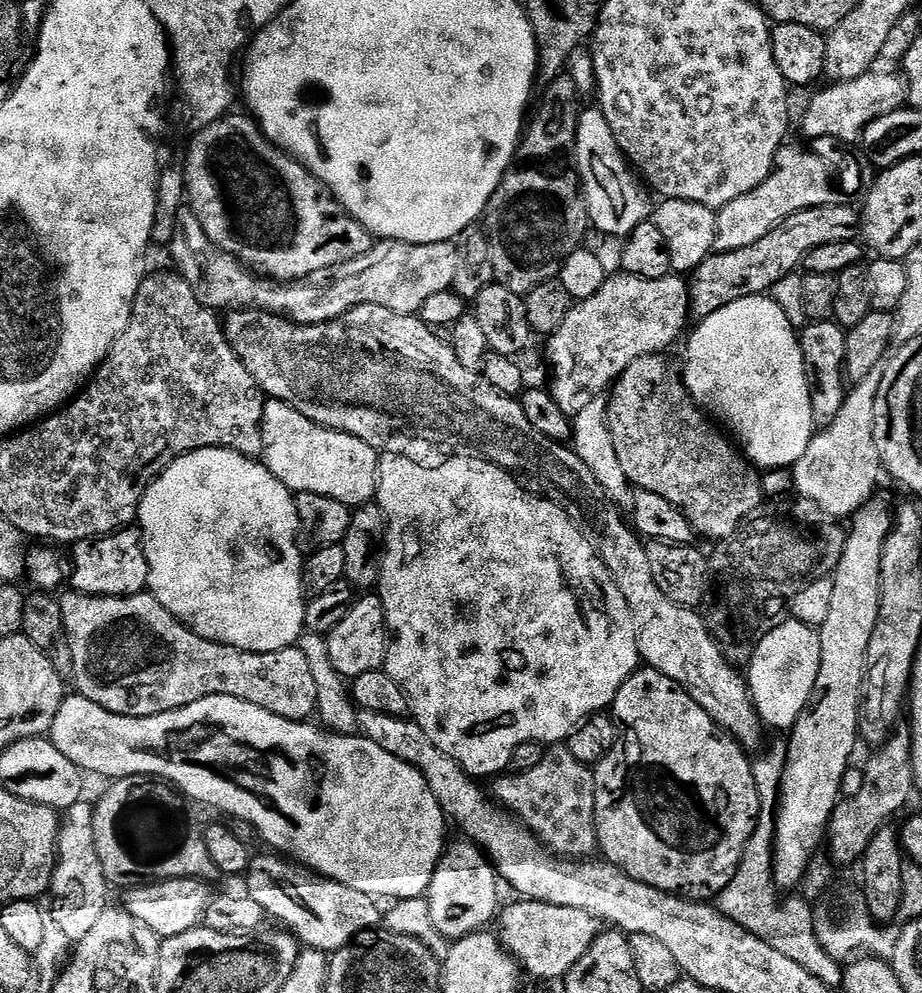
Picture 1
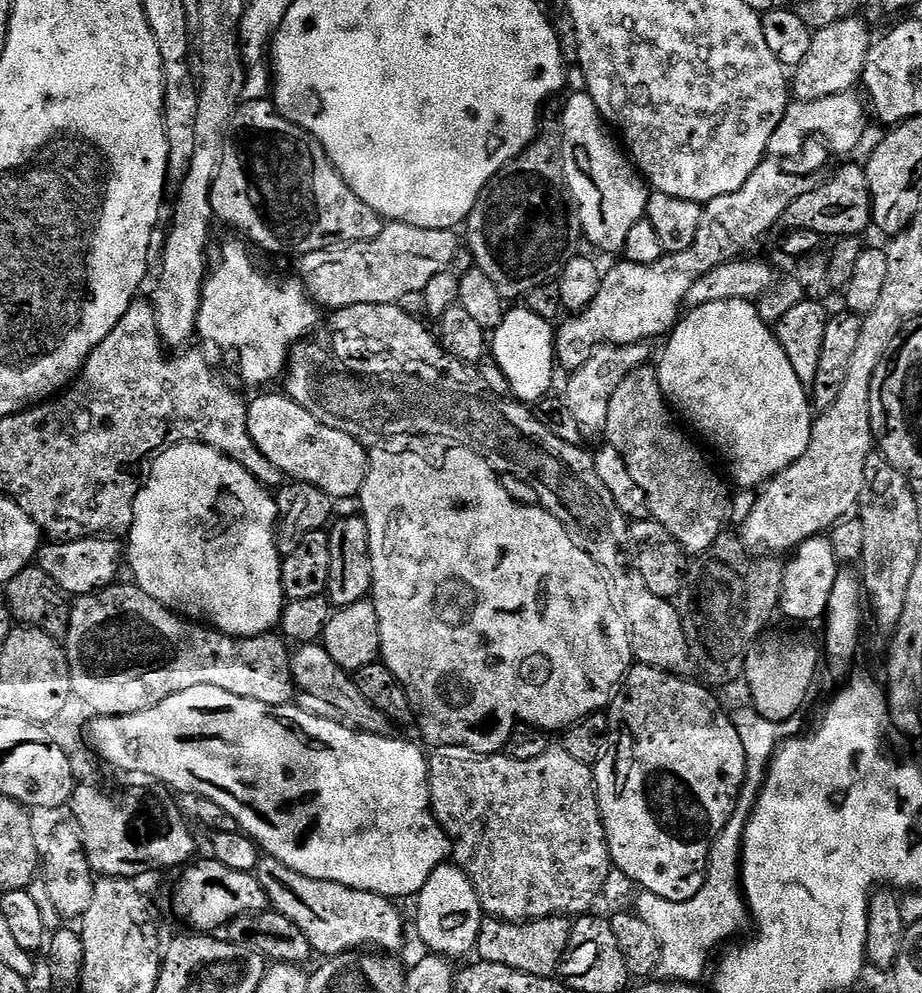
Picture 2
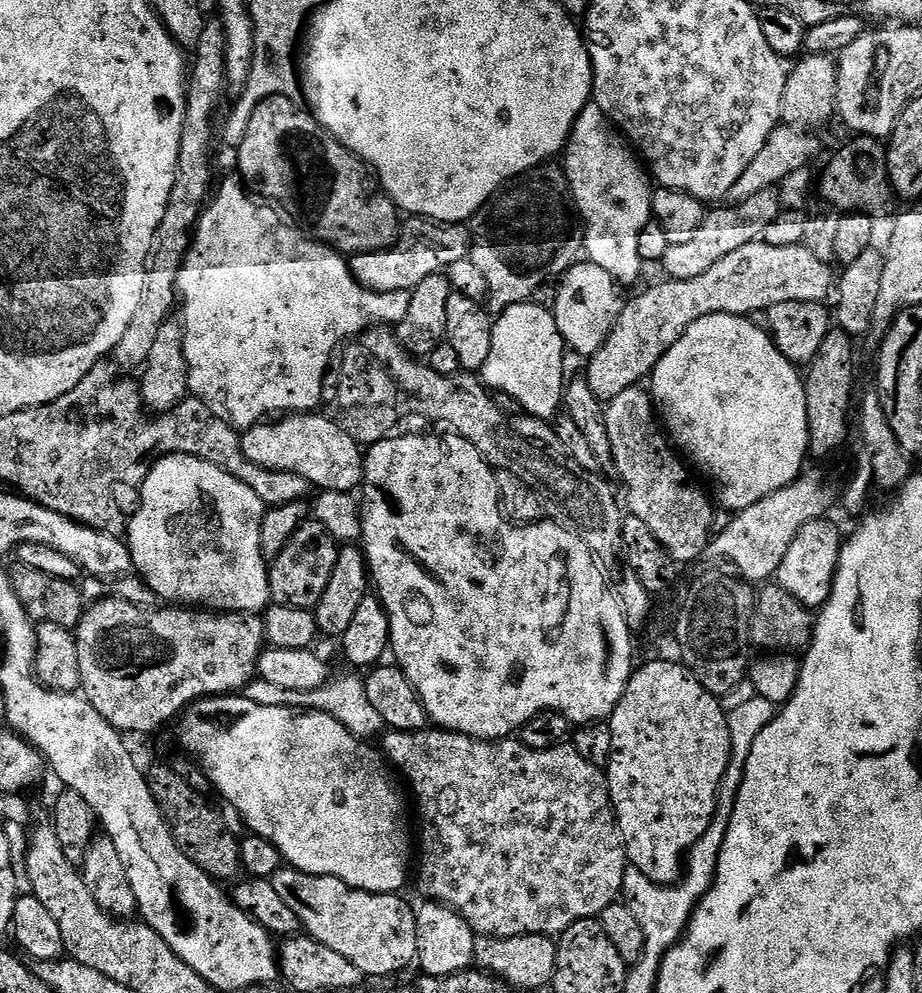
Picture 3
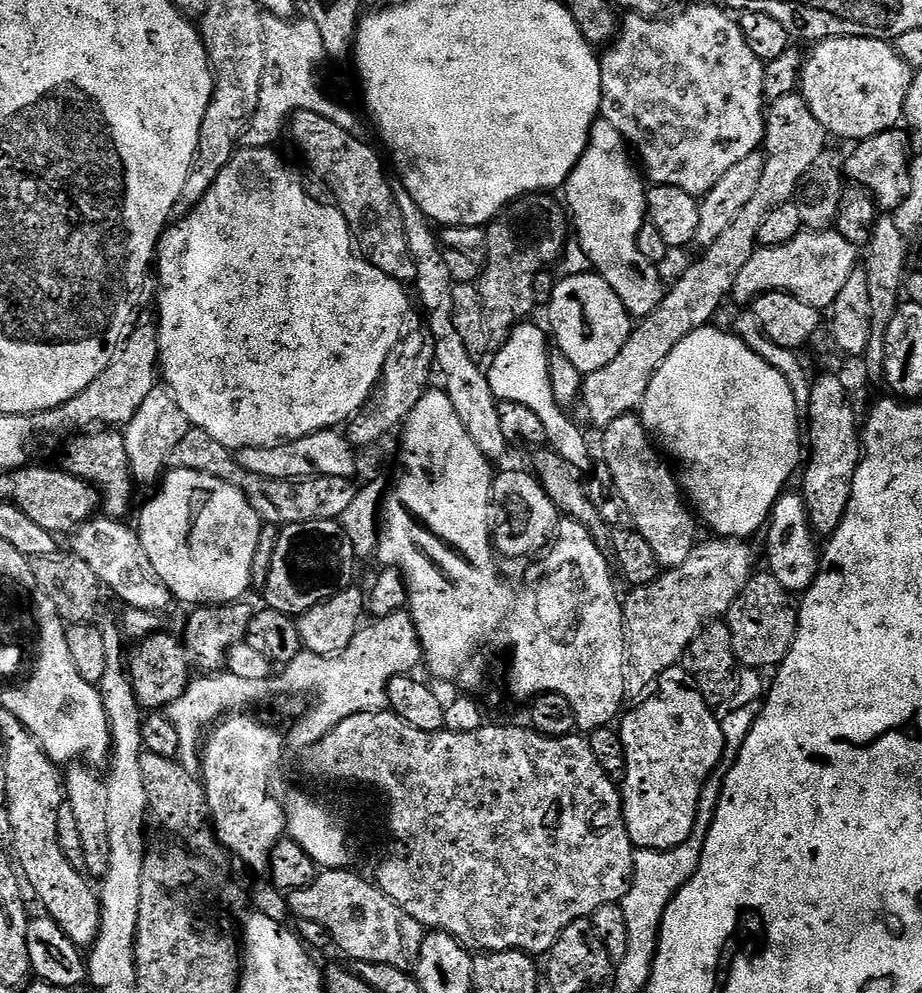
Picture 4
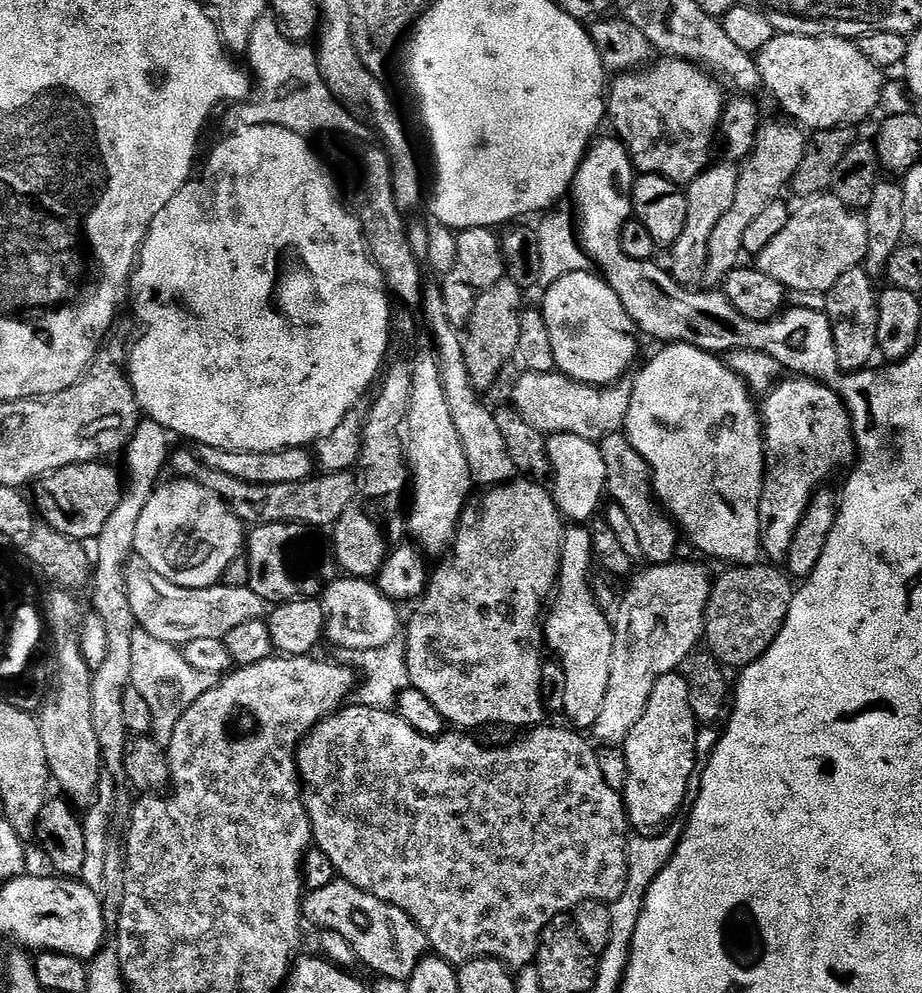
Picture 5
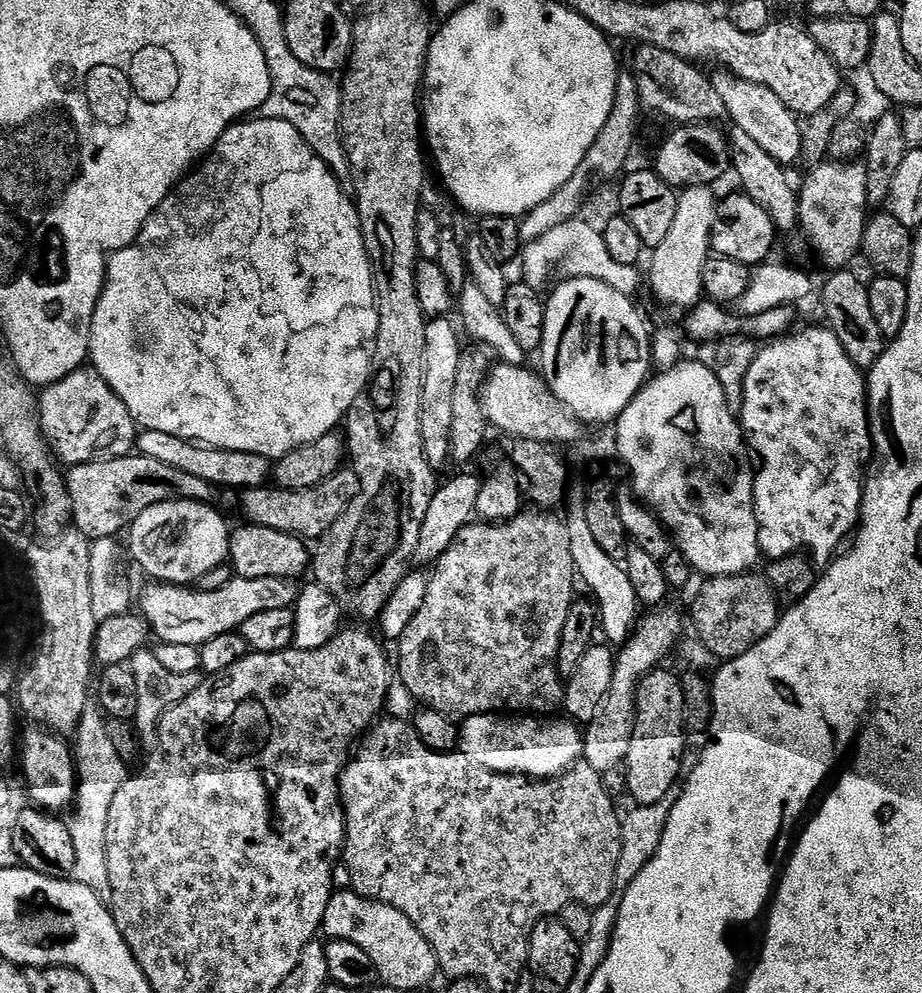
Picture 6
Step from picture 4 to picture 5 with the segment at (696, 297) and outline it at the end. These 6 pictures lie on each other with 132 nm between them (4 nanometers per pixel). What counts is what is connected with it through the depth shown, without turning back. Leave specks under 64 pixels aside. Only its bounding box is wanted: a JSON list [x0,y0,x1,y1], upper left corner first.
[511,123,806,443]

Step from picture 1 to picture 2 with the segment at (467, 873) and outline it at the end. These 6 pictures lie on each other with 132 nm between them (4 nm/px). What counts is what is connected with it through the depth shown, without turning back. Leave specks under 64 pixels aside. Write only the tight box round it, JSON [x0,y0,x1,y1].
[416,862,486,958]

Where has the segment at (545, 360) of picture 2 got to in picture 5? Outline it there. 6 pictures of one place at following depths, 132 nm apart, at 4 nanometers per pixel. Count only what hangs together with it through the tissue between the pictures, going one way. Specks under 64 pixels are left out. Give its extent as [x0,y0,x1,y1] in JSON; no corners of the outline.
[547,433,608,525]

